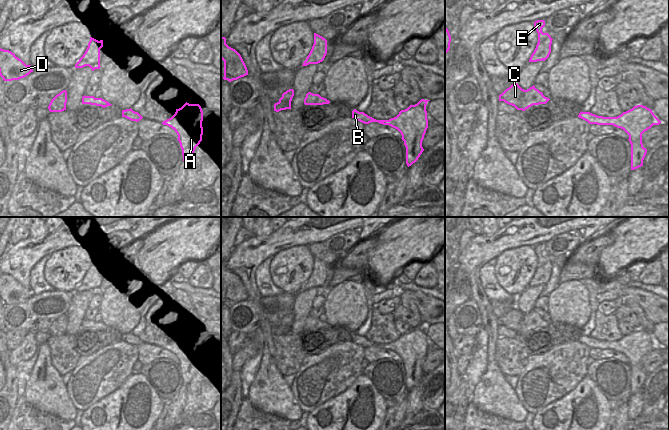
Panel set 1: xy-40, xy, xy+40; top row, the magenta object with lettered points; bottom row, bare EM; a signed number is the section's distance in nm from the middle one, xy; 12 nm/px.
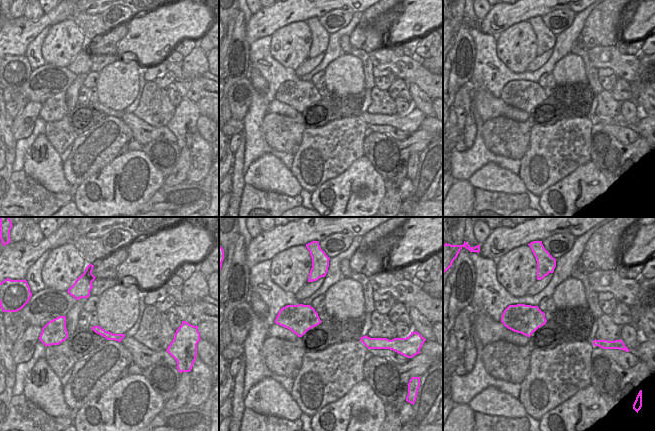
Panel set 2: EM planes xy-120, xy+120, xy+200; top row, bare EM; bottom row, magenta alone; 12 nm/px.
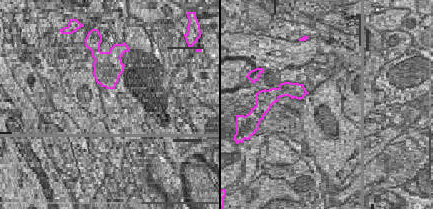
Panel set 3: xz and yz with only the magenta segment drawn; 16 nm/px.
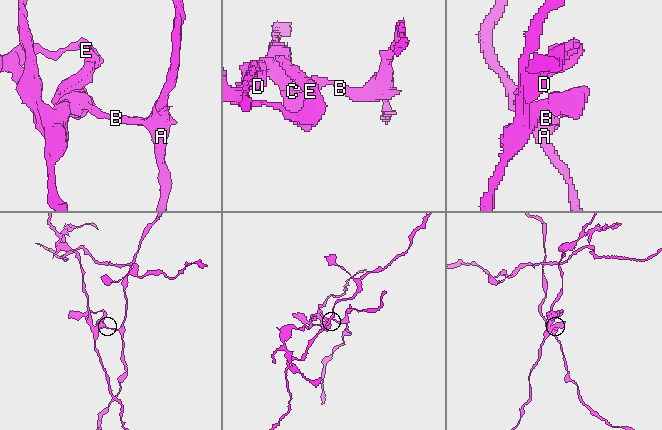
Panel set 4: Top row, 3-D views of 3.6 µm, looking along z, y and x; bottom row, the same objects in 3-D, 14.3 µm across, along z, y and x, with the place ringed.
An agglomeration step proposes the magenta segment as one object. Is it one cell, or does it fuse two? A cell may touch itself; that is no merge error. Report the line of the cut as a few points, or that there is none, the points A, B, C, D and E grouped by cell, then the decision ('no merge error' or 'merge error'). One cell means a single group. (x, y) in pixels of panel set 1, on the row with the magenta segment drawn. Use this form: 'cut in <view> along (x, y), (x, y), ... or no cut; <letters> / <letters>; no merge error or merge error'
cut in xy along (281, 97), (290, 104); A B C / D E; merge error

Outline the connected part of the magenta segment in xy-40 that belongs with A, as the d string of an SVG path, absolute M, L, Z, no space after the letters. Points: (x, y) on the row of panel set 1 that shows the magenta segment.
M185 103L175 114L162 122L175 130L182 149L183 161L188 161L202 141L203 111L199 104Z

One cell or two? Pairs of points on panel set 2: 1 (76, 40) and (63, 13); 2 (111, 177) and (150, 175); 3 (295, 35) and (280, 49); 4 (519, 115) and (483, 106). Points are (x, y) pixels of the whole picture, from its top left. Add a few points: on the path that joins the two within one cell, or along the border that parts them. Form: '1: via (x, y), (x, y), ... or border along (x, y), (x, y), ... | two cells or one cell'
1: border along (72, 19), (59, 21), (50, 27) | two cells
2: via (121, 174), (125, 178), (141, 178) | one cell
3: via (291, 39), (287, 40), (284, 45) | one cell
4: via (510, 112), (498, 107), (492, 107) | one cell

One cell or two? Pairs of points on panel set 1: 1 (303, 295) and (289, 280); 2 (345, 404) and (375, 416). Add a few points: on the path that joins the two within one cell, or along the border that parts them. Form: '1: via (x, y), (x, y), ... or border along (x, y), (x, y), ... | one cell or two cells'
1: border along (301, 289), (296, 294) | two cells
2: via (356, 397), (359, 400), (373, 400), (374, 405) | one cell

